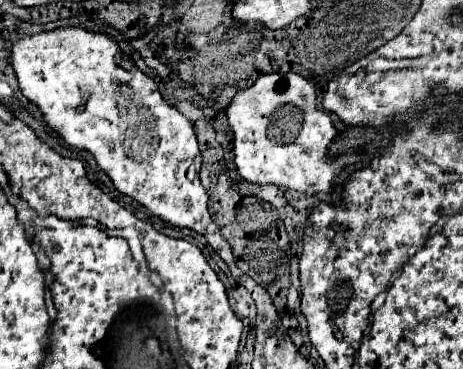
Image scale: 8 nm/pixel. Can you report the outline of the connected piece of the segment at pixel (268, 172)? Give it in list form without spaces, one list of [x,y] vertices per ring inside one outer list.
[[[294,72],[260,76],[254,86],[234,96],[226,116],[234,132],[236,168],[252,184],[278,184],[298,192],[330,194],[340,170],[362,158],[362,154],[348,154],[336,160],[326,156],[328,144],[338,132],[330,116],[316,108],[314,84]]]

